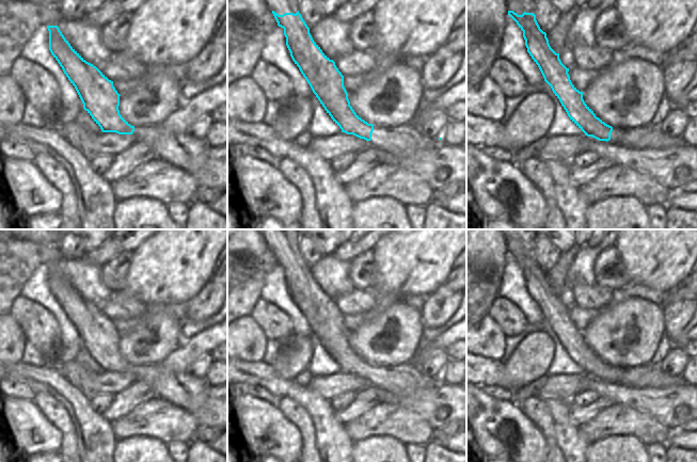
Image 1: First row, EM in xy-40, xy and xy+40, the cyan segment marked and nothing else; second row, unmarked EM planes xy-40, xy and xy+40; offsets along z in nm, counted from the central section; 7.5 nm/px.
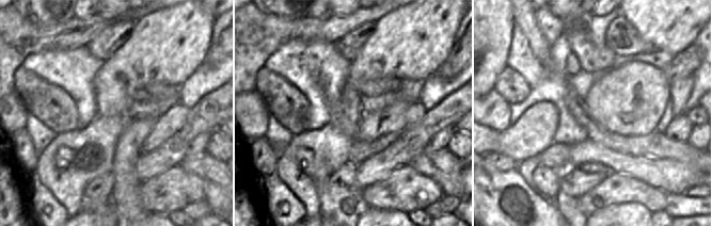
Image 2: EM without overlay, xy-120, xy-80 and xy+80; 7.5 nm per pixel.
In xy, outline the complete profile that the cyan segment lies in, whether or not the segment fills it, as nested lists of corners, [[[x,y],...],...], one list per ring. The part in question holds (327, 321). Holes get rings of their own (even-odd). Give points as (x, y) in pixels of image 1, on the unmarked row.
[[[272,250],[272,253],[278,265],[284,268],[292,300],[333,361],[342,371],[370,380],[374,364],[362,359],[350,345],[344,315],[314,281],[299,250],[283,254]]]

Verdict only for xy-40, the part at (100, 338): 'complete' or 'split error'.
complete

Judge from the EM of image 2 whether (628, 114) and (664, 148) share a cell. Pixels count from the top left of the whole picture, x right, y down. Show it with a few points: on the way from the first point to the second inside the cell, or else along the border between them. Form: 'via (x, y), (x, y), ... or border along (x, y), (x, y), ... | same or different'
border along (657, 129), (645, 135), (625, 136) | different

